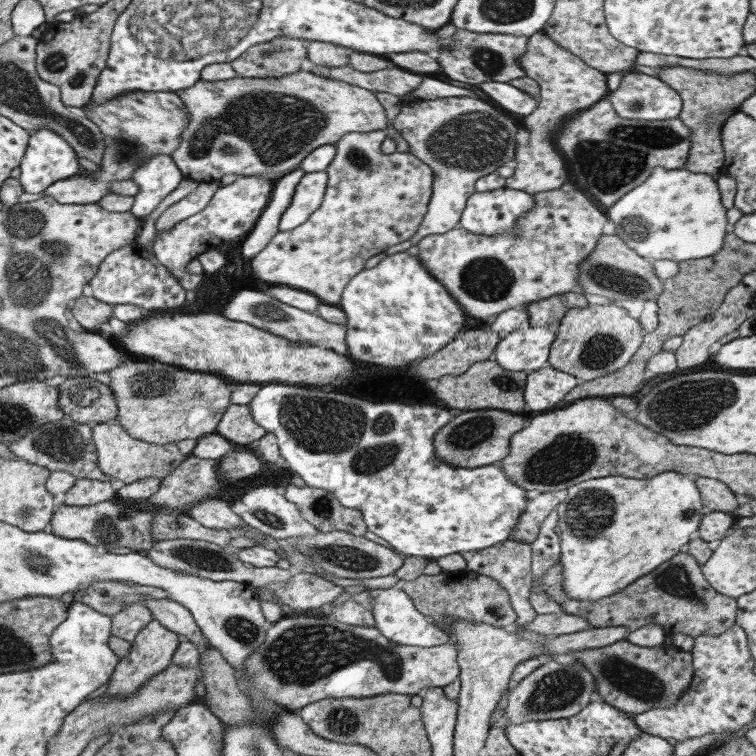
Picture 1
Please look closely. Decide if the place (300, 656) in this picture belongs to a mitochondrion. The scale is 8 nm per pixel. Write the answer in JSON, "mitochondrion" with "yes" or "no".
{"mitochondrion":"yes"}

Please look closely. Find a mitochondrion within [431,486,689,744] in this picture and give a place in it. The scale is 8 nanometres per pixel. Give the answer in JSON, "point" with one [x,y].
{"point":[642,682]}

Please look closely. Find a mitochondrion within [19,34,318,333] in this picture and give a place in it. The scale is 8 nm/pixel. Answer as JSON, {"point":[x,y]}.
{"point":[56,62]}

